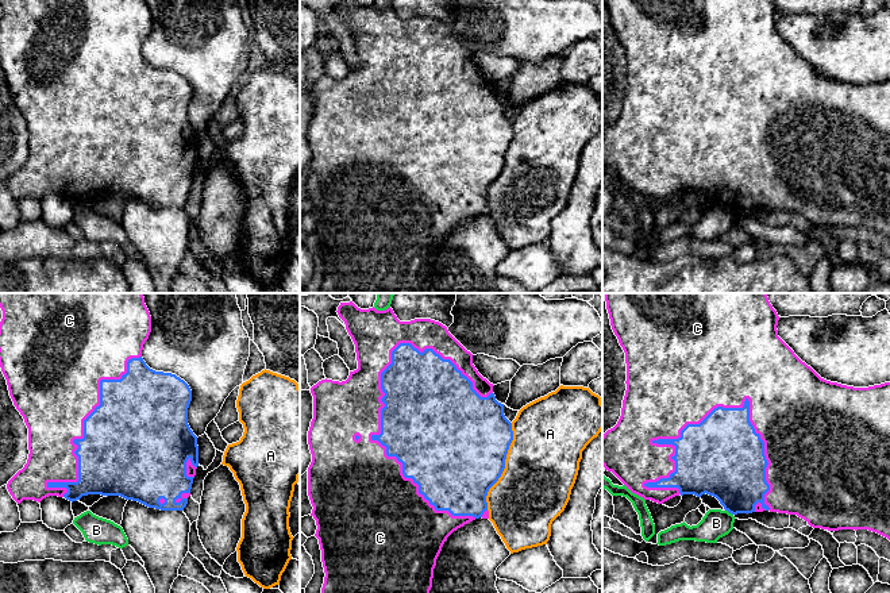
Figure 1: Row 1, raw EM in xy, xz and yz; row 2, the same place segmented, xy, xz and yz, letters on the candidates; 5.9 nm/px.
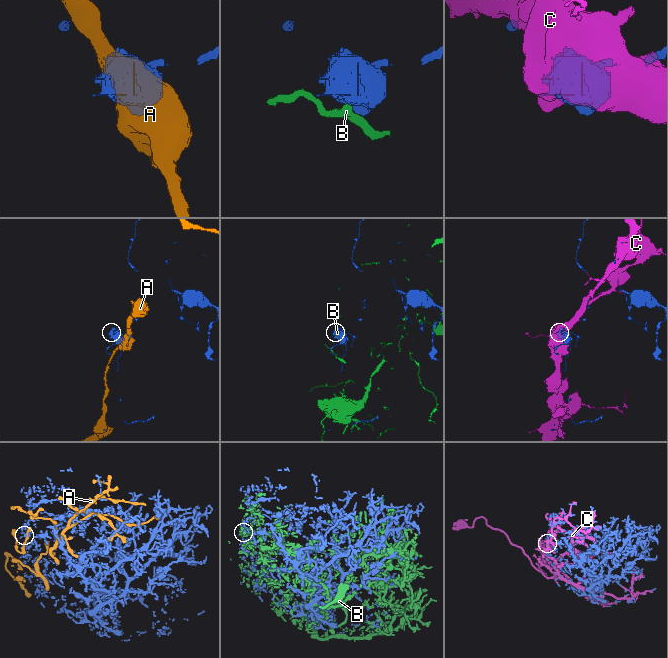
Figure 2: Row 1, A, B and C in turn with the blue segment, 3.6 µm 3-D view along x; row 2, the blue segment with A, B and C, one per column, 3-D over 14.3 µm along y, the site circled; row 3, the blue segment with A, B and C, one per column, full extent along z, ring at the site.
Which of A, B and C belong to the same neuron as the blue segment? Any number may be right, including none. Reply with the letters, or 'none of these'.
C

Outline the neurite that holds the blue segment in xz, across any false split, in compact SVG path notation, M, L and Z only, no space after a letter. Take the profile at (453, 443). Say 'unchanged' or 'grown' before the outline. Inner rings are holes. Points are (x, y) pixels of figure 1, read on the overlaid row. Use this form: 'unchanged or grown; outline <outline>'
grown; outline M352 301L340 303L336 312L355 344L358 369L350 371L346 381L325 378L311 388L313 419L308 431L312 454L308 496L313 507L311 516L316 520L315 536L319 539L325 573L321 593L429 593L436 559L447 538L475 519L489 519L486 496L505 469L506 454L513 440L512 423L504 415L504 404L496 400L494 385L473 365L473 354L442 323L431 319L400 321L390 307L385 311L377 311L374 307L361 309Z

